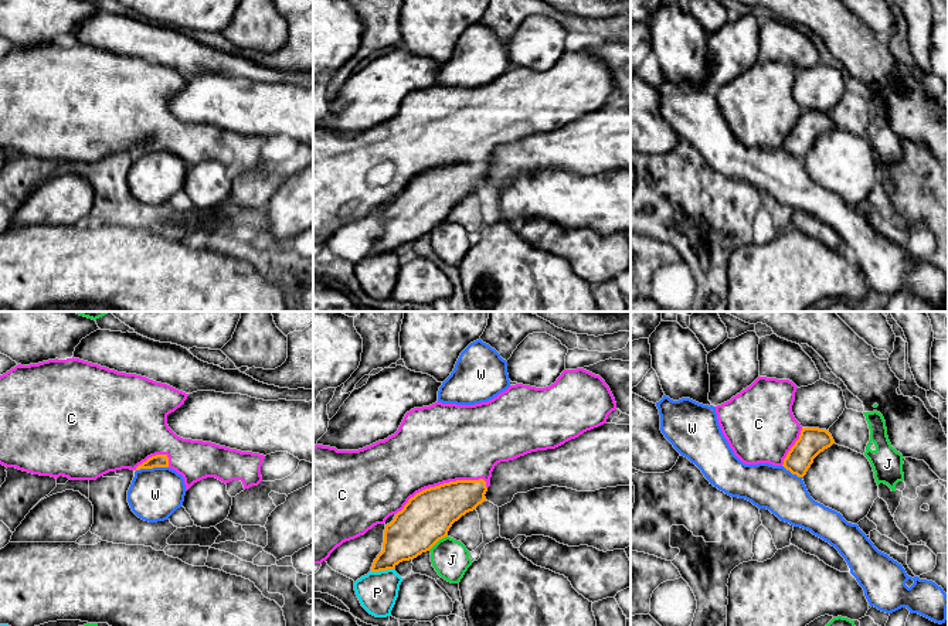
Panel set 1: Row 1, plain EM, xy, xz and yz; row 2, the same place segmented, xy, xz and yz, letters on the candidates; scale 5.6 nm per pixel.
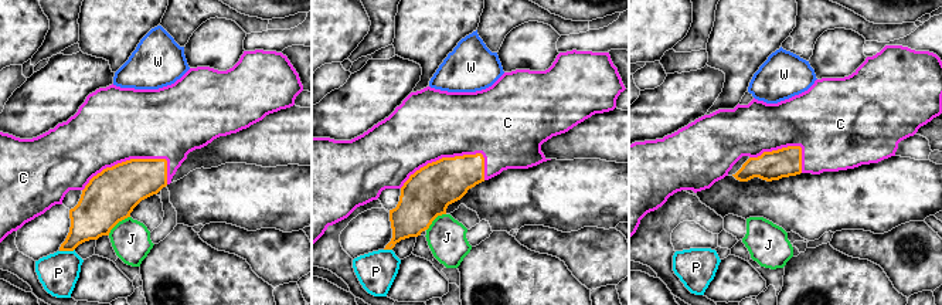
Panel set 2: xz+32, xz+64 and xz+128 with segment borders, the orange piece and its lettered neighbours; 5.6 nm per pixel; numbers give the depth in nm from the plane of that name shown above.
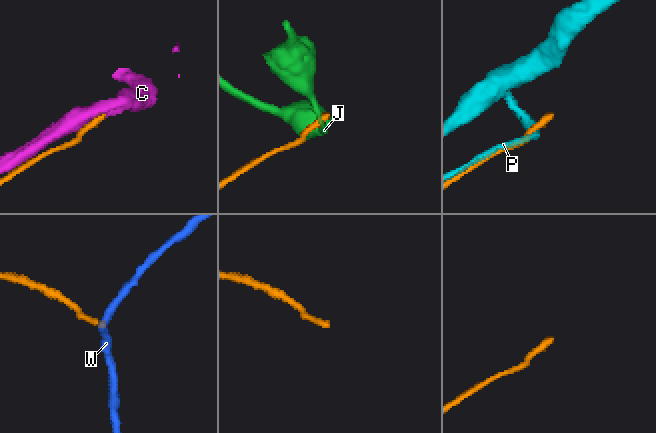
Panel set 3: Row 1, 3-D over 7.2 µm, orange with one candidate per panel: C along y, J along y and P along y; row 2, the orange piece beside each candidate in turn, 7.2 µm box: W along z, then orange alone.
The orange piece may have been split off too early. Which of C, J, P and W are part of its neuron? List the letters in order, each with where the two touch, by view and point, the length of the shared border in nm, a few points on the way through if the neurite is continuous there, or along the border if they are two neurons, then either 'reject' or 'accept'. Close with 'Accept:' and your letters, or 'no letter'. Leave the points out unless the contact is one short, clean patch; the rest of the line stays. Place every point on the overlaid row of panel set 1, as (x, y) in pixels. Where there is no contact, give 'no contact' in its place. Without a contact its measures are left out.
C: meets orange in xz at (439, 485); contact 550 nm long; accept
J: meets orange in xz at (437, 541); contact 140 nm long; border along xz (447, 536), (428, 550); reject
P: meets orange in xz at (381, 570); contact 130 nm long; reject
W: meets orange in xy at (150, 468); contact 190 nm long; border along xy (167, 466), (140, 468), (135, 472); reject
Accept: C

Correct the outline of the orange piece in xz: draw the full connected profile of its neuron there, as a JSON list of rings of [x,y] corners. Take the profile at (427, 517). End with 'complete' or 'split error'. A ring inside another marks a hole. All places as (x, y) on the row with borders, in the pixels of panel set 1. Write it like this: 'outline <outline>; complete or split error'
outline [[[584,368],[564,370],[554,384],[546,388],[516,384],[487,402],[475,405],[456,405],[435,402],[429,406],[414,408],[405,414],[398,431],[384,440],[378,440],[359,450],[337,450],[336,448],[316,445],[313,446],[313,564],[322,564],[343,542],[364,535],[377,524],[384,524],[390,516],[394,520],[385,525],[383,551],[373,562],[371,572],[394,569],[400,562],[410,561],[429,551],[439,540],[448,537],[448,531],[455,521],[469,511],[476,510],[479,504],[486,501],[486,491],[490,486],[490,477],[495,466],[500,462],[509,462],[537,450],[555,449],[565,442],[578,438],[587,431],[606,423],[608,415],[616,409],[615,398],[605,381]]]; split error

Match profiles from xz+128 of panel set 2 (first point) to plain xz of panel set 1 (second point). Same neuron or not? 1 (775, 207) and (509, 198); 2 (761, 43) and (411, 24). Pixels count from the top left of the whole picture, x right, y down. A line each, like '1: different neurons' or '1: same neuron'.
1: same neuron
2: same neuron

